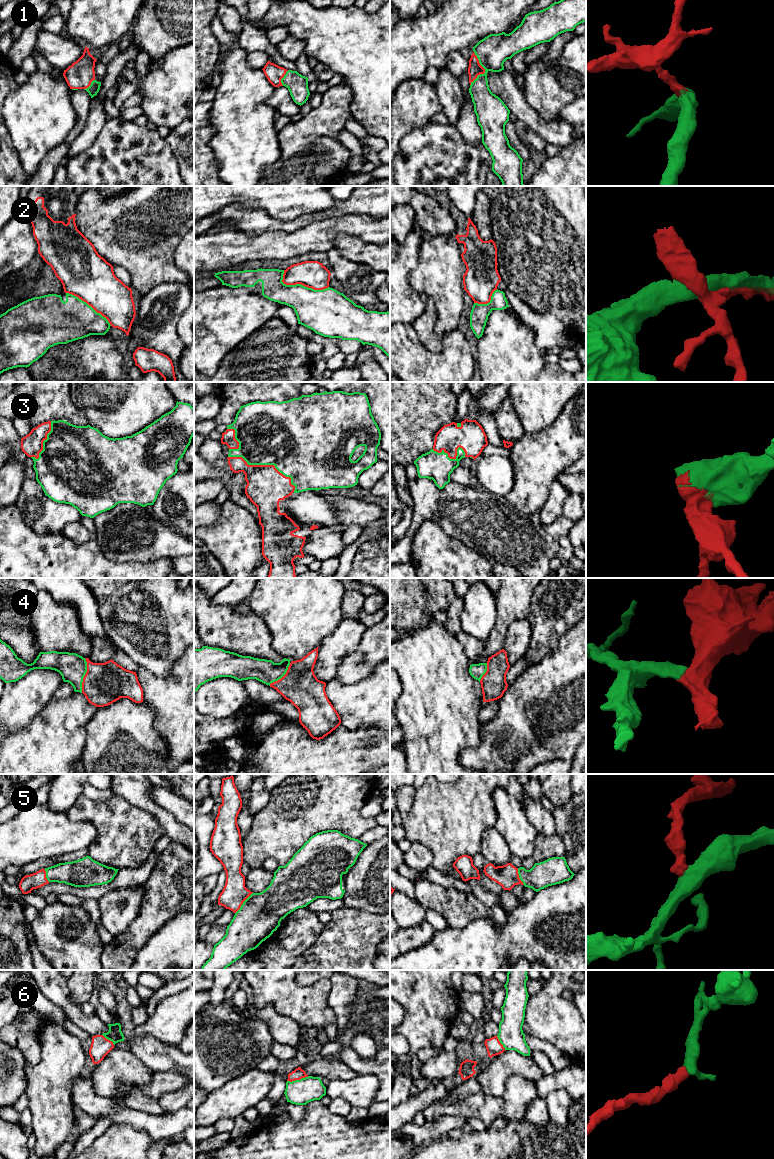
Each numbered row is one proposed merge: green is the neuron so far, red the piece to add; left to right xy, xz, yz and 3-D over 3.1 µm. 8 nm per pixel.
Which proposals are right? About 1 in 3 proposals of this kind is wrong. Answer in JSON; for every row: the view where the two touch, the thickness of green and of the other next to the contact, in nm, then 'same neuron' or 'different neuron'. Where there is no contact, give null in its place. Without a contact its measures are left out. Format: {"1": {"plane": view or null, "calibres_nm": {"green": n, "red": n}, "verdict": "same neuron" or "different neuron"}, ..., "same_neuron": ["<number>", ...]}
{"1": {"plane": "yz", "calibres_nm": {"green": 260, "red": 110}, "verdict": "same neuron"}, "2": {"plane": "xz", "calibres_nm": {"green": 320, "red": 220}, "verdict": "different neuron"}, "3": {"plane": "xz", "calibres_nm": {"green": 500, "red": 320}, "verdict": "same neuron"}, "4": {"plane": "xy", "calibres_nm": {"green": 220, "red": 340}, "verdict": "same neuron"}, "5": {"plane": "xz", "calibres_nm": {"green": 340, "red": 200}, "verdict": "same neuron"}, "6": {"plane": "xz", "calibres_nm": {"green": 200, "red": 90}, "verdict": "same neuron"}, "same_neuron": ["1", "3", "4", "5", "6"]}

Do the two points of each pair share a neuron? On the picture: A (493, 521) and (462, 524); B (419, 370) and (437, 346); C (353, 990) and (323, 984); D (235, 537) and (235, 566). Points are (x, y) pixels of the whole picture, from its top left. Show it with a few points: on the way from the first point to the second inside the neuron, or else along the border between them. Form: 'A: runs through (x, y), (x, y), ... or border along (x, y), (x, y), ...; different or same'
A: runs through (485, 521), (470, 521); same
B: border along (417, 335), (432, 352), (444, 347); different
C: border along (329, 980), (328, 1006), (332, 1010); different
D: runs through (237, 544), (238, 559); same

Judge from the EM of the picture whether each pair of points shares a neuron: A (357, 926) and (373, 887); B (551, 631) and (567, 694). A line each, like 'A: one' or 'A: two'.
A: two
B: two

